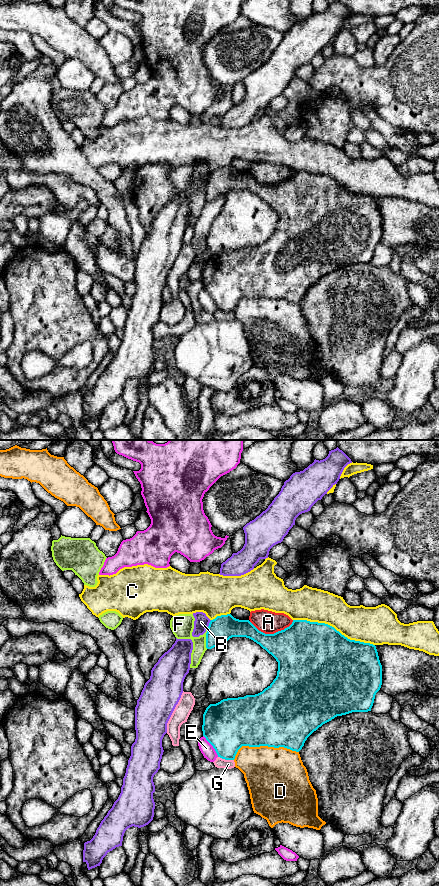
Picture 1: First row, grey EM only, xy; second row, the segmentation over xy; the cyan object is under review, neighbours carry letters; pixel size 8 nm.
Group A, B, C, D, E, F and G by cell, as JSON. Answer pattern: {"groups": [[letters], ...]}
{"groups": [["A"], ["B"], ["C"], ["D"], ["E"], ["F"], ["G"]]}

